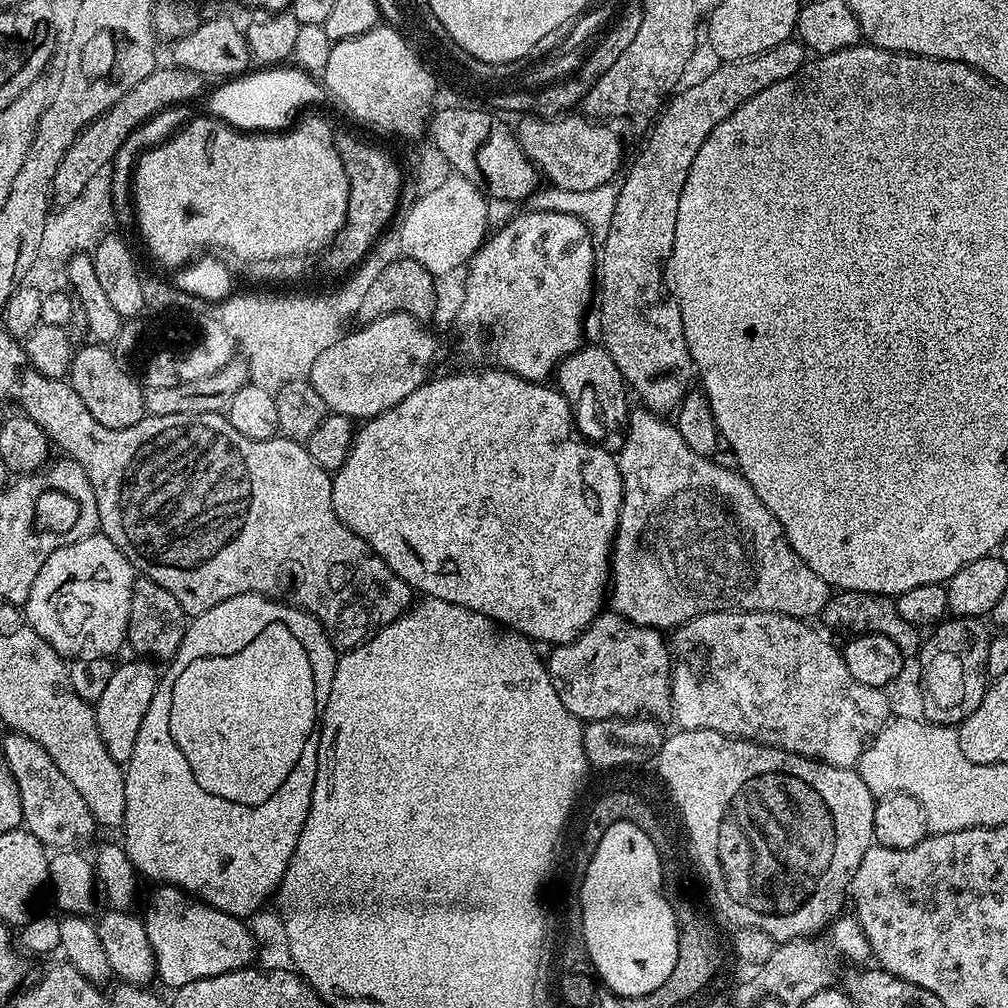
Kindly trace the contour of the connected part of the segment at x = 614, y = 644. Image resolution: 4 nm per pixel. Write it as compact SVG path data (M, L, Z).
M611 610L601 611L574 642L557 644L546 656L550 682L562 698L562 706L582 722L620 717L667 717L672 710L672 658L670 644L655 628L643 628Z

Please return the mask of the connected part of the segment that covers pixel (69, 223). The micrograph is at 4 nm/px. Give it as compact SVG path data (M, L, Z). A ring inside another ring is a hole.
M102 167L86 184L86 190L78 200L59 207L46 217L39 250L39 261L52 264L65 263L73 254L86 254L97 249L109 231L110 220L114 218L111 207L112 170Z

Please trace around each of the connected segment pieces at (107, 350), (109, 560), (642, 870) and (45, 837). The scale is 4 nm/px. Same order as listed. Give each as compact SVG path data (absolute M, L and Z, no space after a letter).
M88 342L85 348L77 347L72 357L72 369L69 370L67 379L72 385L72 389L82 398L82 406L94 414L102 426L111 428L125 428L134 426L134 422L144 419L145 389L141 381L136 380L120 365L118 357L112 353L111 347L99 342Z
M103 534L87 536L70 546L62 546L46 558L42 570L38 570L38 578L34 578L34 586L30 586L30 594L22 606L28 625L43 640L50 642L53 650L65 658L84 658L89 656L115 657L115 652L125 647L128 638L128 619L130 618L130 602L132 601L132 581L134 569L132 563L122 554L114 542Z
M615 828L612 832L608 832L603 842L598 846L596 861L593 861L590 866L588 884L584 884L582 889L582 910L584 912L584 924L588 924L588 948L590 954L596 959L598 972L604 975L604 981L607 984L612 984L612 989L620 992L648 992L654 985L660 984L661 978L668 976L670 961L676 960L676 928L670 926L668 911L662 910L662 903L666 898L665 892L663 868L656 862L652 853L652 844L641 838L635 830Z
M9 731L7 735L2 754L10 766L10 774L14 774L14 782L18 782L23 827L52 850L67 849L70 844L68 840L90 839L98 831L96 819L90 814L90 806L82 802L82 794L78 794L66 774L54 766L54 758L50 758L50 754L46 754L38 742L23 736L21 732Z

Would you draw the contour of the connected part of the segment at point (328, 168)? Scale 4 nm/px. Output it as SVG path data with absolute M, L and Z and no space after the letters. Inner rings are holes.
M316 116L310 117L309 120L303 120L301 119L295 126L289 127L279 134L249 134L247 131L237 130L215 118L209 118L209 120L189 119L183 128L169 136L164 143L143 152L139 160L136 161L136 170L132 178L134 221L136 220L137 226L140 227L140 236L144 239L145 246L152 251L153 258L161 260L171 270L176 270L193 258L207 253L209 250L216 250L212 248L218 248L225 253L230 248L236 248L236 252L240 252L240 256L272 256L272 252L292 252L292 248L304 248L304 244L308 244L308 248L312 248L312 244L320 244L320 240L327 240L331 244L344 226L348 209L346 170L342 166L342 158L338 158L334 128Z

